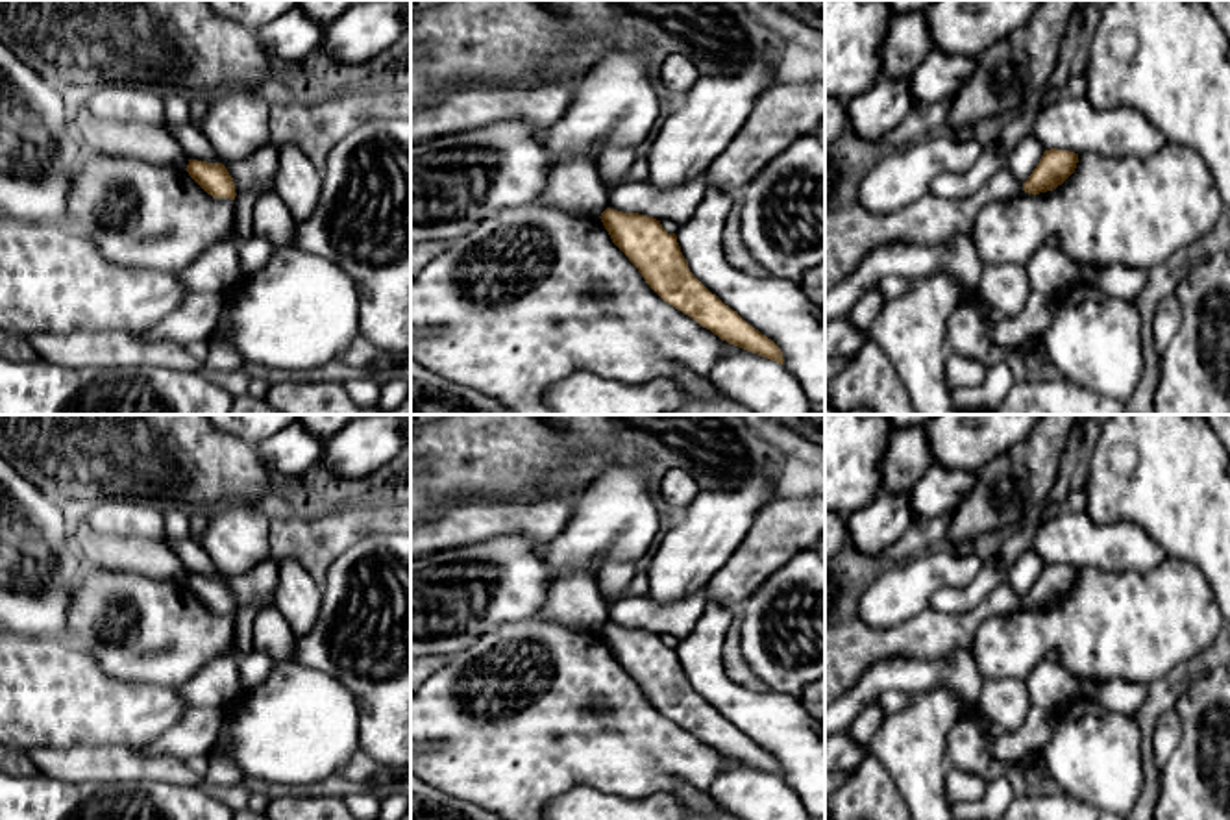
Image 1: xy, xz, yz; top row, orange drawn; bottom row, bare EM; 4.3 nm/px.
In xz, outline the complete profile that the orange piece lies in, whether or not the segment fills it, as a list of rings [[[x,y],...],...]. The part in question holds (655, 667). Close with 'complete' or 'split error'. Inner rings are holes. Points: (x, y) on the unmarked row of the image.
[[[610,622],[599,633],[612,657],[664,716],[721,755],[784,779],[782,766],[771,753],[747,739],[690,687],[677,650],[668,648],[660,635]]]; complete

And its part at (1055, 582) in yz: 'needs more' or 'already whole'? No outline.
already whole

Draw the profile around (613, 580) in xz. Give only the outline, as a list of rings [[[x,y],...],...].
[[[620,561],[607,565],[597,574],[597,587],[603,600],[620,598],[627,590],[627,585],[634,576],[636,576],[634,563]]]

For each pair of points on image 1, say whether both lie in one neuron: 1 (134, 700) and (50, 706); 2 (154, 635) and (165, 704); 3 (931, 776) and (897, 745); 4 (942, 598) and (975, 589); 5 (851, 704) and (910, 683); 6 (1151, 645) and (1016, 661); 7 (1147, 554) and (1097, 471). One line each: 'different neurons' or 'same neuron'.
1: same neuron
2: different neurons
3: same neuron
4: same neuron
5: same neuron
6: same neuron
7: different neurons

